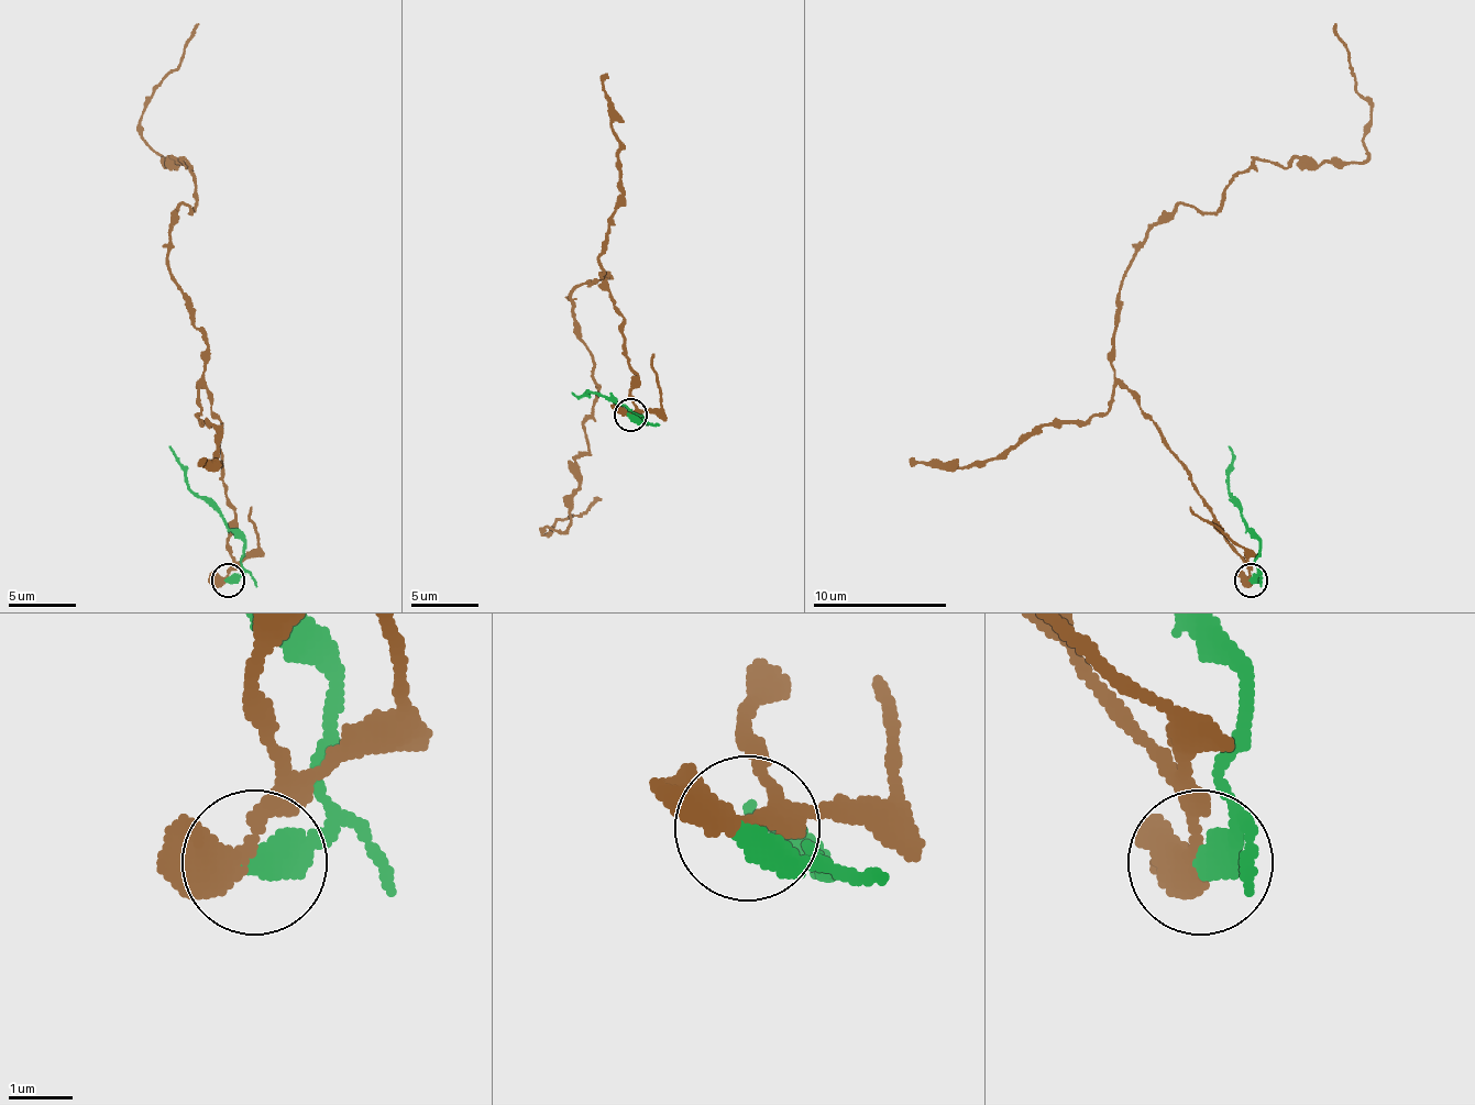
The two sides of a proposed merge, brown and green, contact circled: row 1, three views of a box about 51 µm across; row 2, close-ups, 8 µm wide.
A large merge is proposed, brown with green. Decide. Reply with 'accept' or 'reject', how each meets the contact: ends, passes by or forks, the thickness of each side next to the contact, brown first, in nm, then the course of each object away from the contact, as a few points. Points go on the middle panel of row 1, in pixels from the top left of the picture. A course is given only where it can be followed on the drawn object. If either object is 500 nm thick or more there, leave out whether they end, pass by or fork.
reject | brown passes by | green ends | 320/480 nm | brown via (629, 413), (609, 276), (582, 283), (569, 299), (596, 384), (590, 448), (572, 521), (546, 531), (603, 497) | green via (629, 413), (646, 420), (646, 423), (596, 394), (572, 394)

